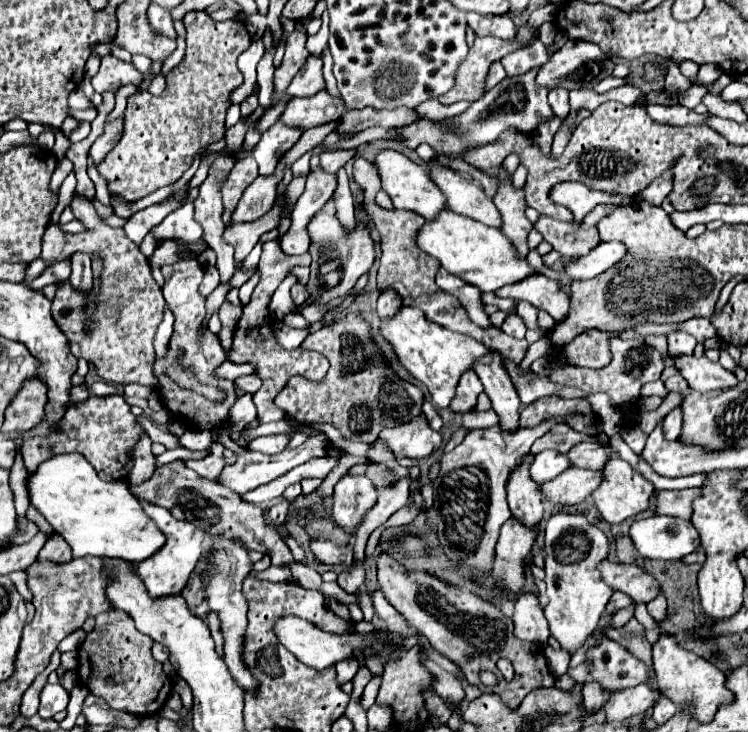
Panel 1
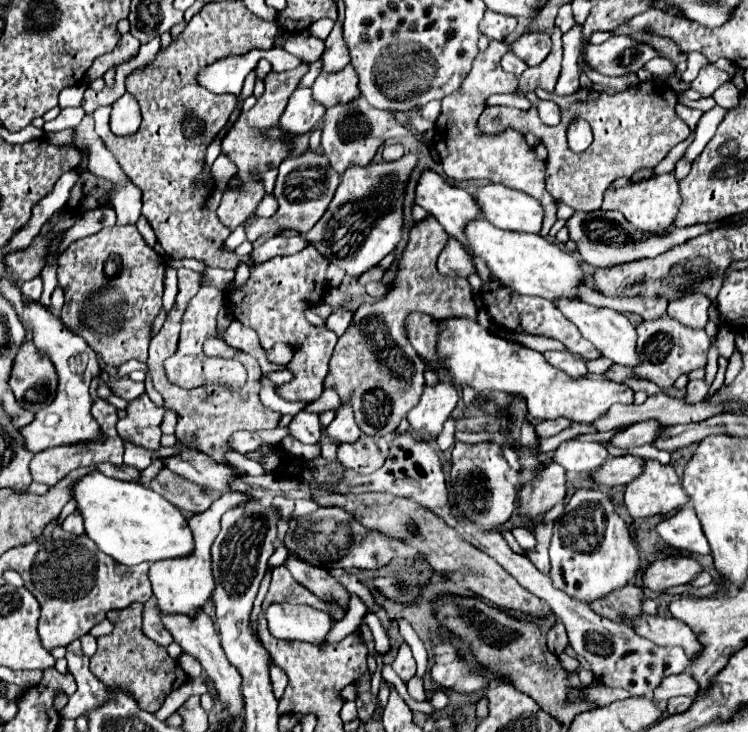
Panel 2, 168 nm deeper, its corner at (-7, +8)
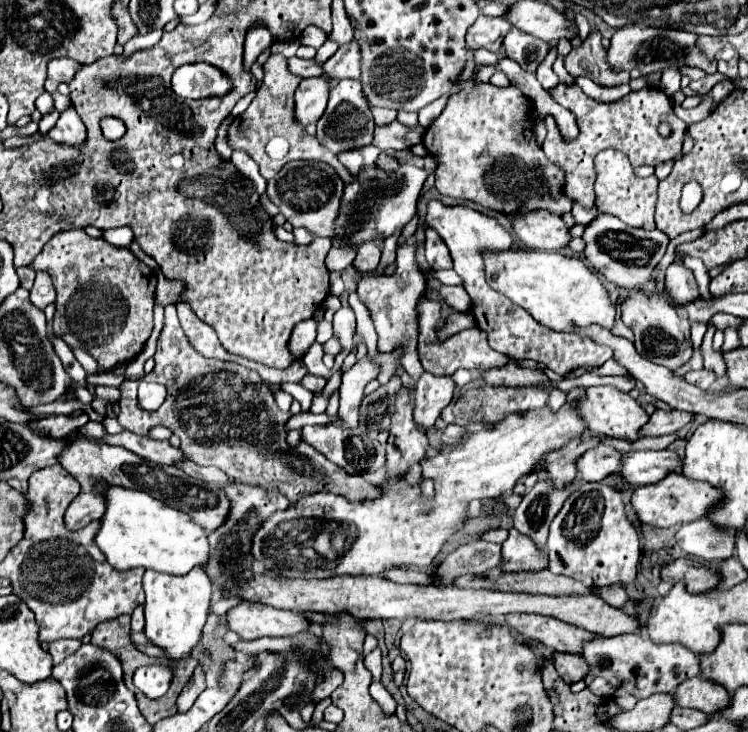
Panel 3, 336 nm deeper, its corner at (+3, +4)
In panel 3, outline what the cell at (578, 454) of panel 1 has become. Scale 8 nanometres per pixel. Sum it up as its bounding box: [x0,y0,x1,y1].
[642,410,694,436]

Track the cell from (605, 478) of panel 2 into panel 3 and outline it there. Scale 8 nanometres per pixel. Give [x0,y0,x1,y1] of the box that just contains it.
[620,450,682,486]

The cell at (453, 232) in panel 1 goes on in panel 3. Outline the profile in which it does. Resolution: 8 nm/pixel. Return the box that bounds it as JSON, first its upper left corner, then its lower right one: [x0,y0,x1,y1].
[484,248,616,334]

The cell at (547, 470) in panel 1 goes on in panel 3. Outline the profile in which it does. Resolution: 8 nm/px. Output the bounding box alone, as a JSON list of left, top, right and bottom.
[578,444,622,482]

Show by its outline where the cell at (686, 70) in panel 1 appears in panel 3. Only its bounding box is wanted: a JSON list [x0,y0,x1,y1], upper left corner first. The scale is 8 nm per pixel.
[660,66,681,97]

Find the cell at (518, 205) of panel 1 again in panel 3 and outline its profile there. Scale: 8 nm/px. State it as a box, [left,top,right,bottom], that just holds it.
[422,80,574,216]

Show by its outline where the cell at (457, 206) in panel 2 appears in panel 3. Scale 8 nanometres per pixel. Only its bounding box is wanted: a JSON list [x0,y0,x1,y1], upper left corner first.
[426,200,612,374]

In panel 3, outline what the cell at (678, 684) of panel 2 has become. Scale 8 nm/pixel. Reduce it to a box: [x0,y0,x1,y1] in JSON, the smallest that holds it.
[674,676,732,714]

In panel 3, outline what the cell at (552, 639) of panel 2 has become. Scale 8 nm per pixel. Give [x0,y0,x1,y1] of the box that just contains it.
[554,652,590,684]

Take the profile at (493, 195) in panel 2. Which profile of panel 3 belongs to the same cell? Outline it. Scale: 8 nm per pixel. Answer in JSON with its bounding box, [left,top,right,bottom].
[510,210,570,252]

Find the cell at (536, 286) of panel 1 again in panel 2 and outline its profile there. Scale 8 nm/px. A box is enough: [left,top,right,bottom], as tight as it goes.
[554,298,638,366]

